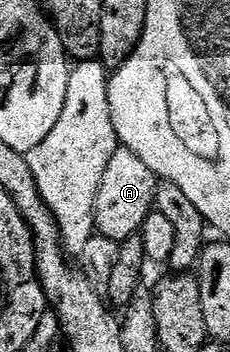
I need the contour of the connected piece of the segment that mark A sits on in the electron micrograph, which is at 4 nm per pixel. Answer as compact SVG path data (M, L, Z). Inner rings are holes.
M119 149L108 161L108 169L104 169L104 181L100 185L100 193L94 206L94 226L97 234L106 238L121 241L139 234L144 221L155 210L154 195L158 191L159 180L144 165L144 161L132 151Z

